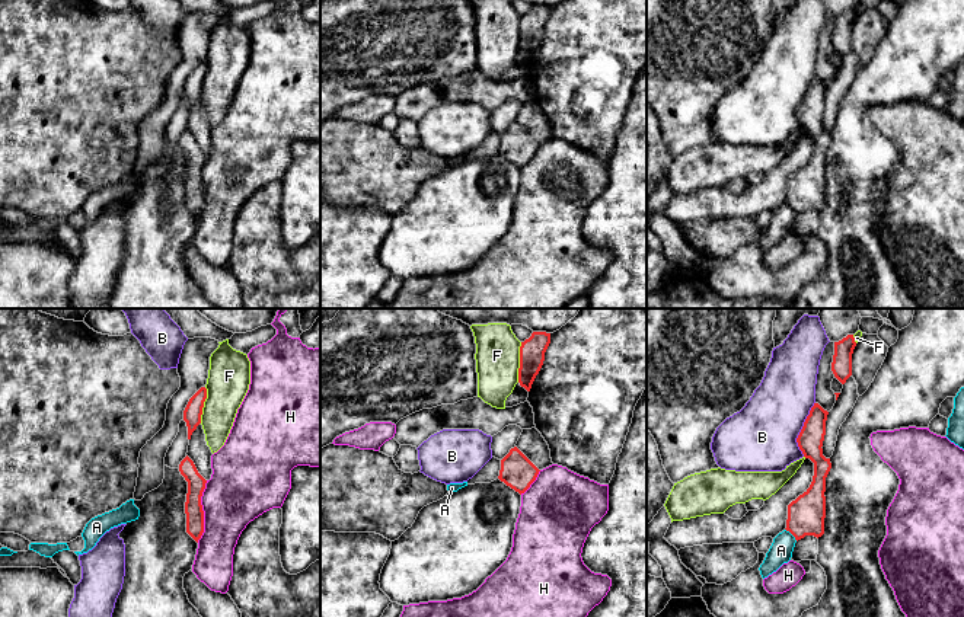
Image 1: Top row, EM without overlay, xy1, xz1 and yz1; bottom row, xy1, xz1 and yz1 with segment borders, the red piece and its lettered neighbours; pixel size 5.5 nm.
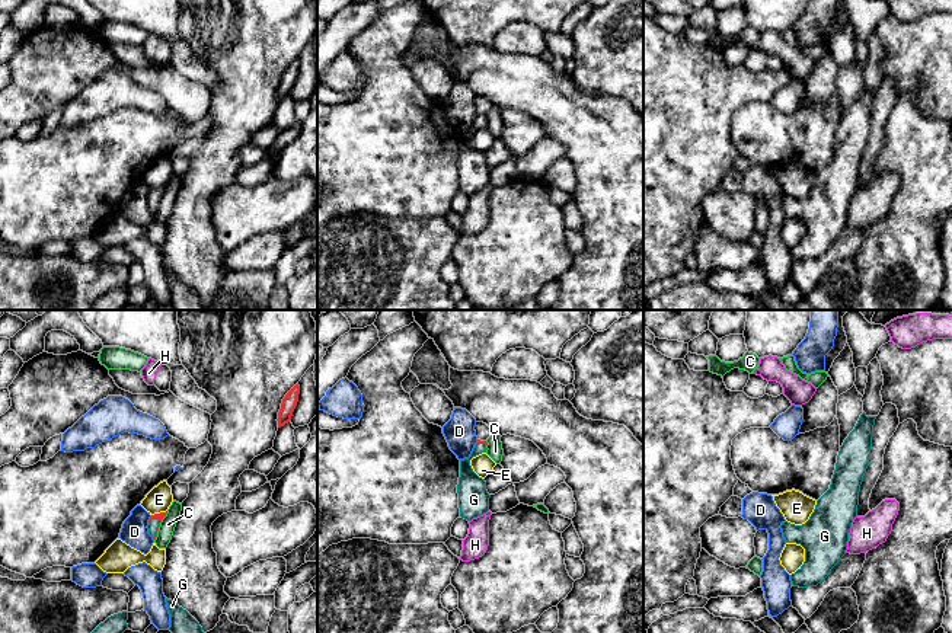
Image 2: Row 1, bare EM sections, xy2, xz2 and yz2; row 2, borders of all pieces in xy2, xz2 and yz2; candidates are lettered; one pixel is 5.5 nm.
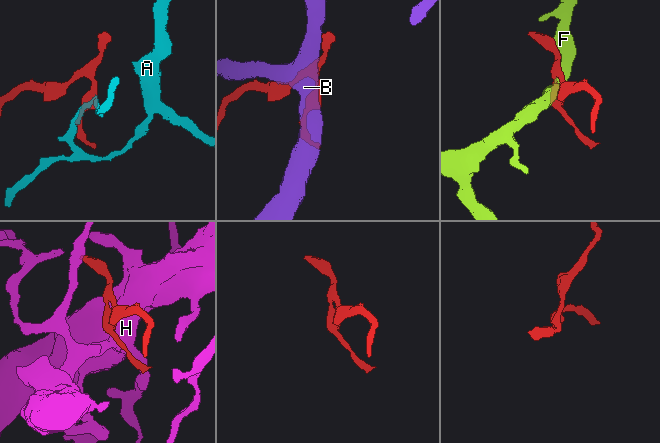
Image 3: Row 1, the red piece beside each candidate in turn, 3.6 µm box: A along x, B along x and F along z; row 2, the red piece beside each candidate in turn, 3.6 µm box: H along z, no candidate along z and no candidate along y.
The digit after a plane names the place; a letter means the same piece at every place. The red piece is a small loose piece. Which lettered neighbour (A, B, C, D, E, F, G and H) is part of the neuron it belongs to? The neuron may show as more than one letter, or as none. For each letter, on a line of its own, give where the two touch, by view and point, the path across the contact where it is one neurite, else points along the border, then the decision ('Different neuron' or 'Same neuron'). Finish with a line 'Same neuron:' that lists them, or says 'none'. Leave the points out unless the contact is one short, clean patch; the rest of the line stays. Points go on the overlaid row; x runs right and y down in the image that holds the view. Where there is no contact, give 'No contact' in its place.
A: Touches red at yz1 (791, 533). Different neuron
B: Touches red at yz1 (801, 430). Different neuron
C: Touches red at xy2 (165, 515). Boundary: xy2 (168, 511), (160, 520). Different neuron
D: Touches red at xy2 (150, 518). Boundary: xy2 (152, 515), (147, 520). Different neuron
E: Touches red at xy2 (160, 512). Boundary: xy2 (166, 510), (152, 515). Different neuron
F: Touches red at xz1 (520, 363). Different neuron
G: Touches red at xy2 (155, 517). Path across: xy2 (160, 515), (155, 517), (153, 524). Same neuron
H: Touches red at xy1 (203, 511). Boundary: xy1 (207, 480), (201, 496), (203, 534), (197, 542). Different neuron
Same neuron: G

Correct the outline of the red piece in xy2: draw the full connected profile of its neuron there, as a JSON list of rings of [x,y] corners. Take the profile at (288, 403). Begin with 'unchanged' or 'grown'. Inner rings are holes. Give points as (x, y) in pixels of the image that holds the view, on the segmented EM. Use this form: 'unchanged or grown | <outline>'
unchanged | [[[295,384],[282,399],[281,409],[278,412],[278,428],[284,426],[291,421],[293,412],[297,406],[300,394],[300,386]]]

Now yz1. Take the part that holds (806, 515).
unchanged | [[[818,403],[810,410],[804,426],[797,438],[798,447],[805,458],[814,463],[814,476],[810,487],[788,505],[786,531],[795,540],[805,536],[821,537],[826,518],[826,477],[831,469],[830,458],[823,455],[826,421],[829,412]]]

